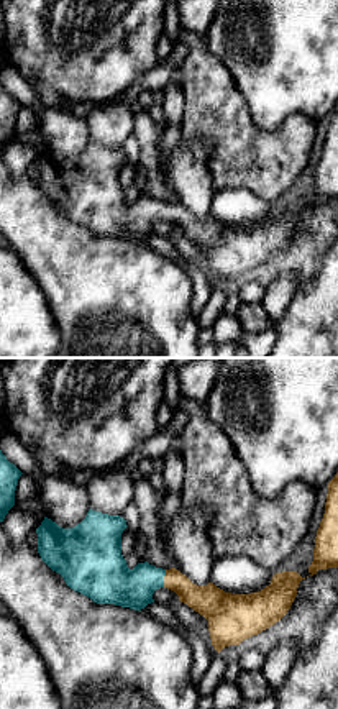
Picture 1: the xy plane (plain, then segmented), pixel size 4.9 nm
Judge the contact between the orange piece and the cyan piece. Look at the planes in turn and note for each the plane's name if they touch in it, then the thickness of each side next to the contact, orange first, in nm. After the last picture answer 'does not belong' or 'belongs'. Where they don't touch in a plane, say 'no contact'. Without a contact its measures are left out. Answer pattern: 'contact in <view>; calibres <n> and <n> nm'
contact in xy; calibres 160 and 200 nm

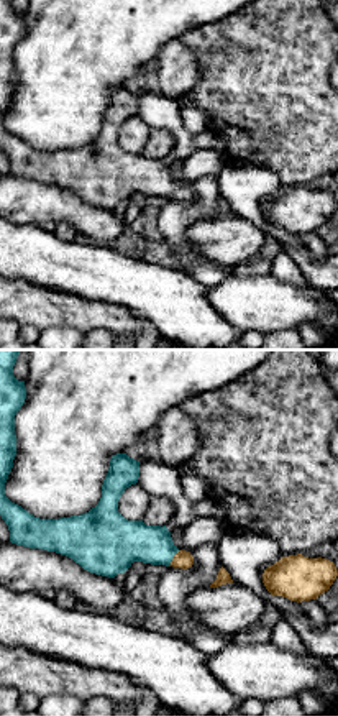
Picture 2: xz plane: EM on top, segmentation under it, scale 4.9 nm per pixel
contact in xz; calibres 90 and 220 nm

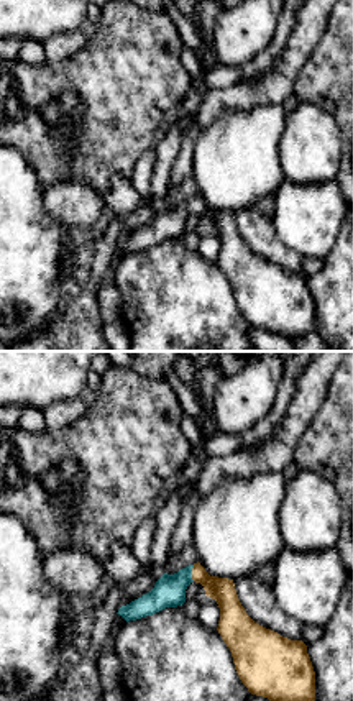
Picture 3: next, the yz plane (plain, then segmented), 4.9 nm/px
contact in yz; calibres 120 and 160 nm

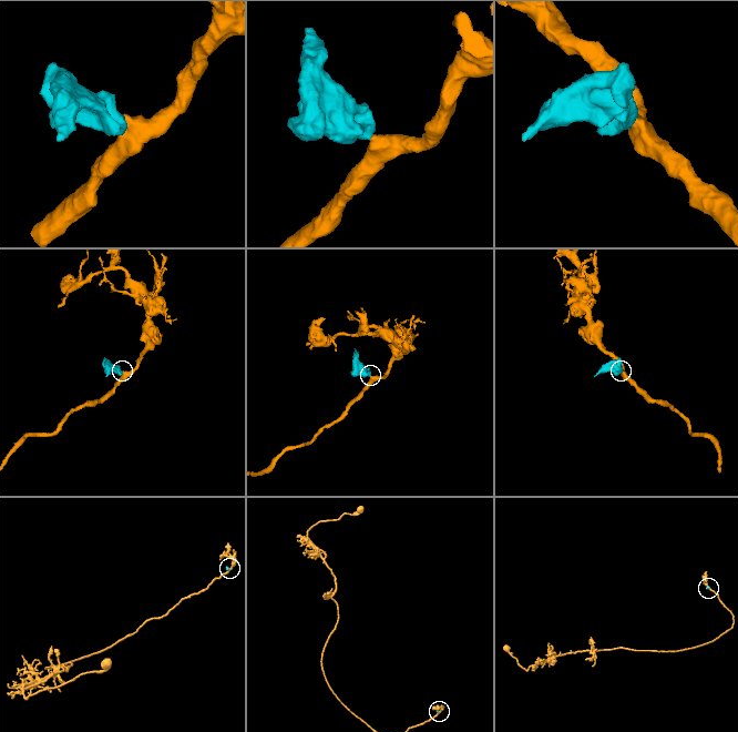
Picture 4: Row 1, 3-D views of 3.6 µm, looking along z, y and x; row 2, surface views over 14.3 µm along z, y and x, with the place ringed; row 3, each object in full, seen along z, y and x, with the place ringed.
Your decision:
belongs

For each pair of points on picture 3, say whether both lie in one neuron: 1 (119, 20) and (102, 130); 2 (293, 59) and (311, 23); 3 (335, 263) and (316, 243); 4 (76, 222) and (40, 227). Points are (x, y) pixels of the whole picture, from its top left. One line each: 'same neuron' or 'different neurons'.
1: same neuron
2: same neuron
3: different neurons
4: different neurons

